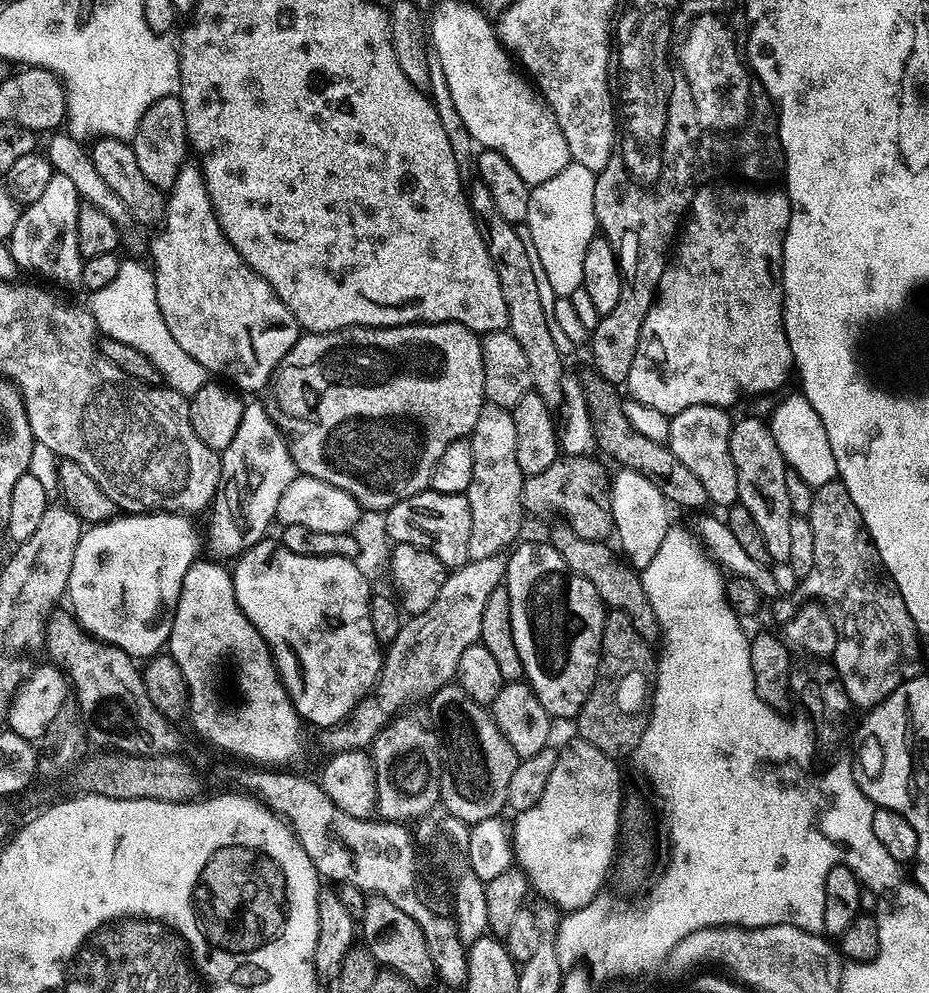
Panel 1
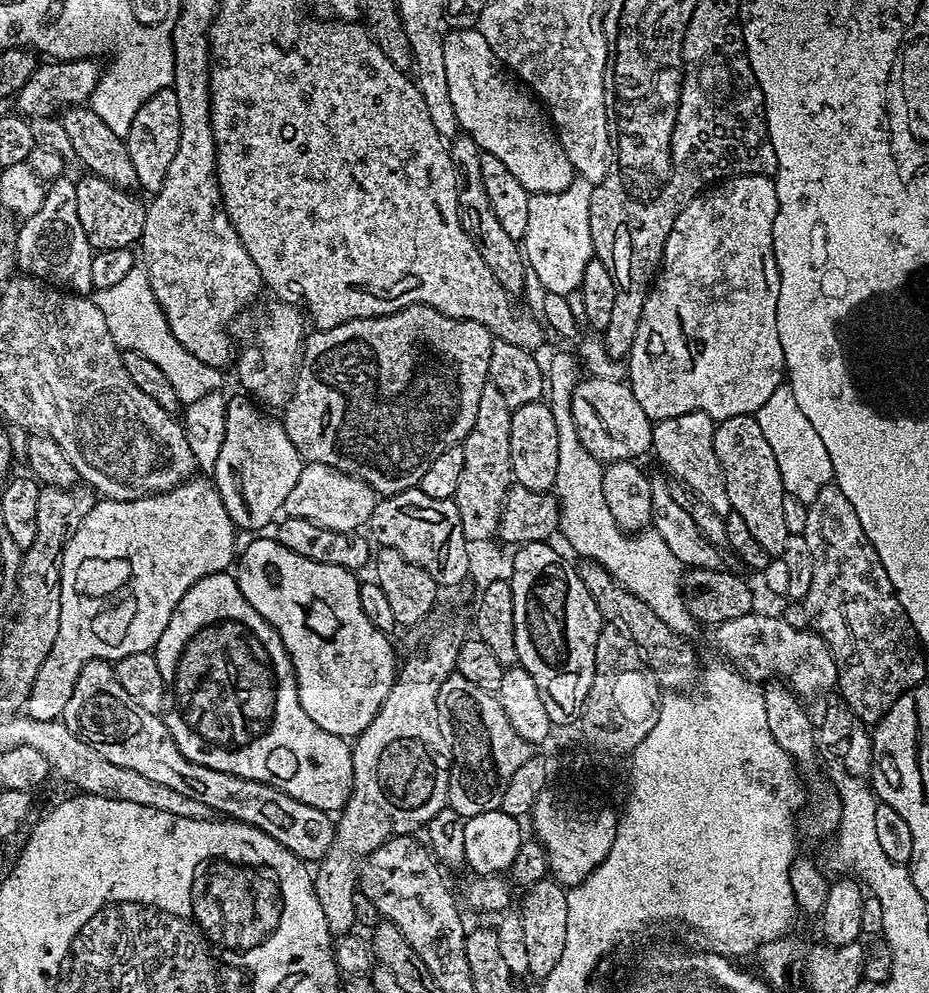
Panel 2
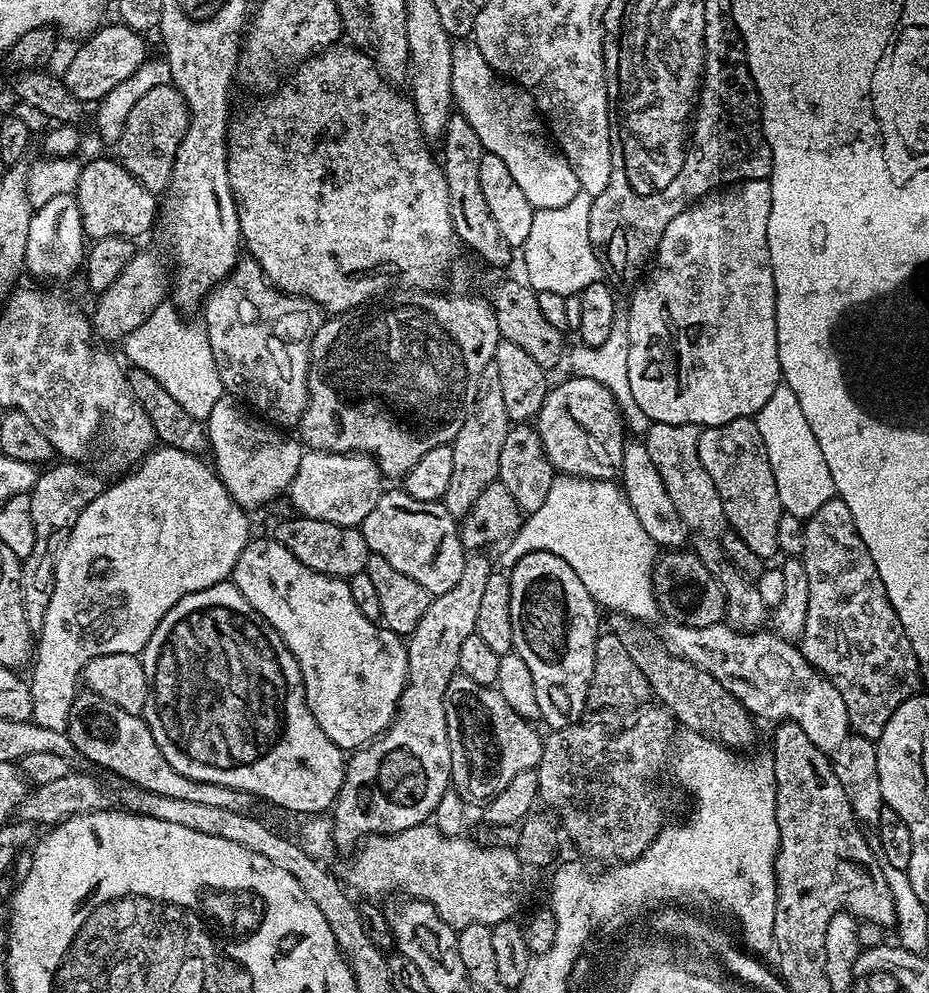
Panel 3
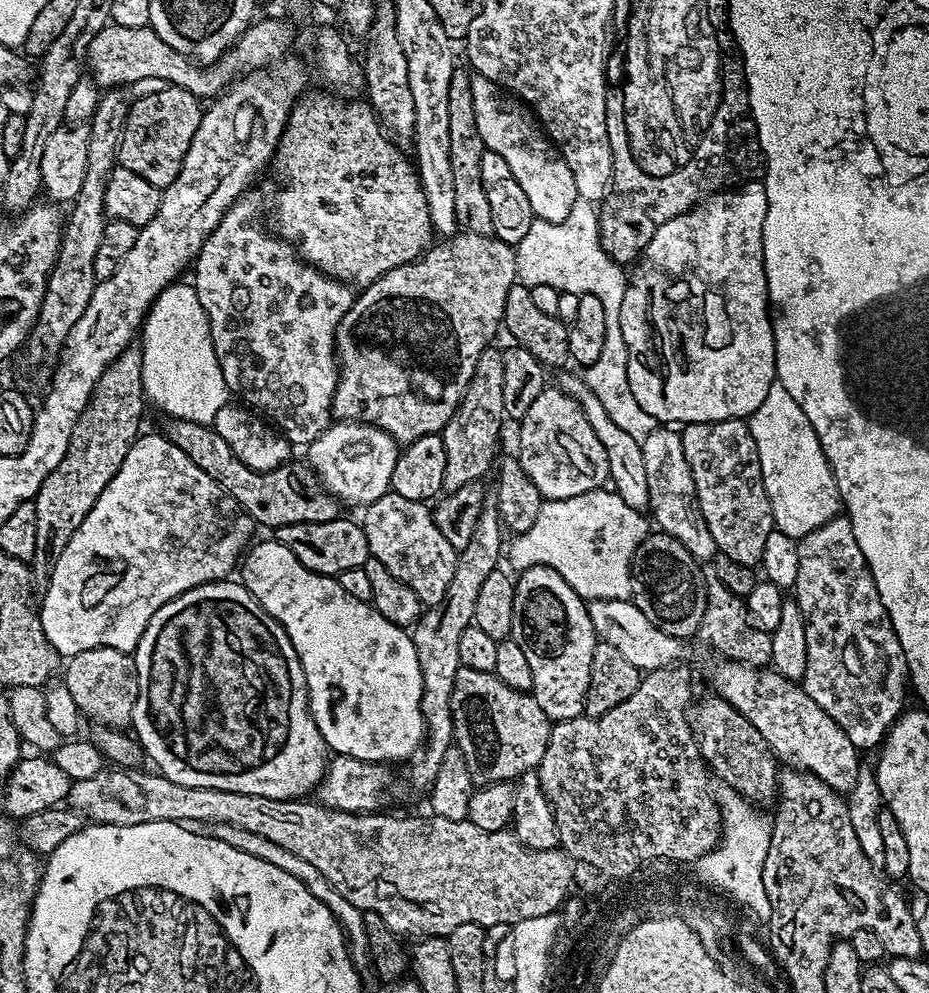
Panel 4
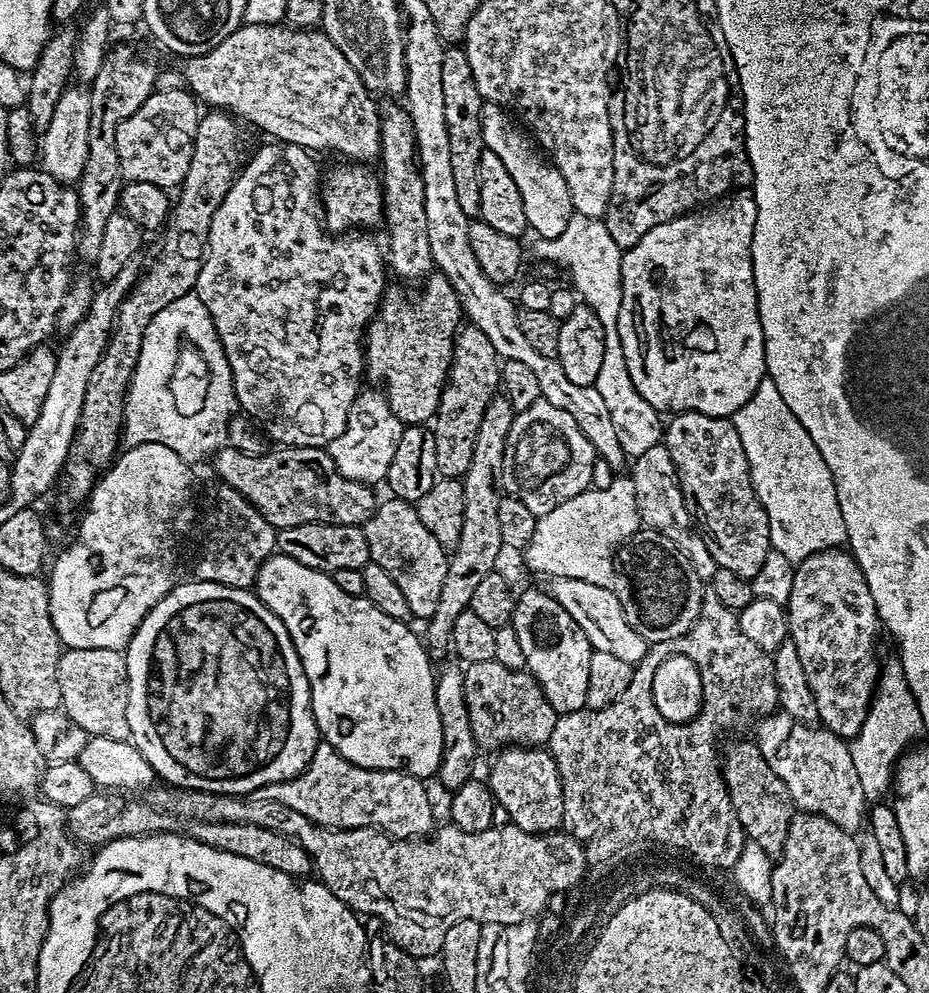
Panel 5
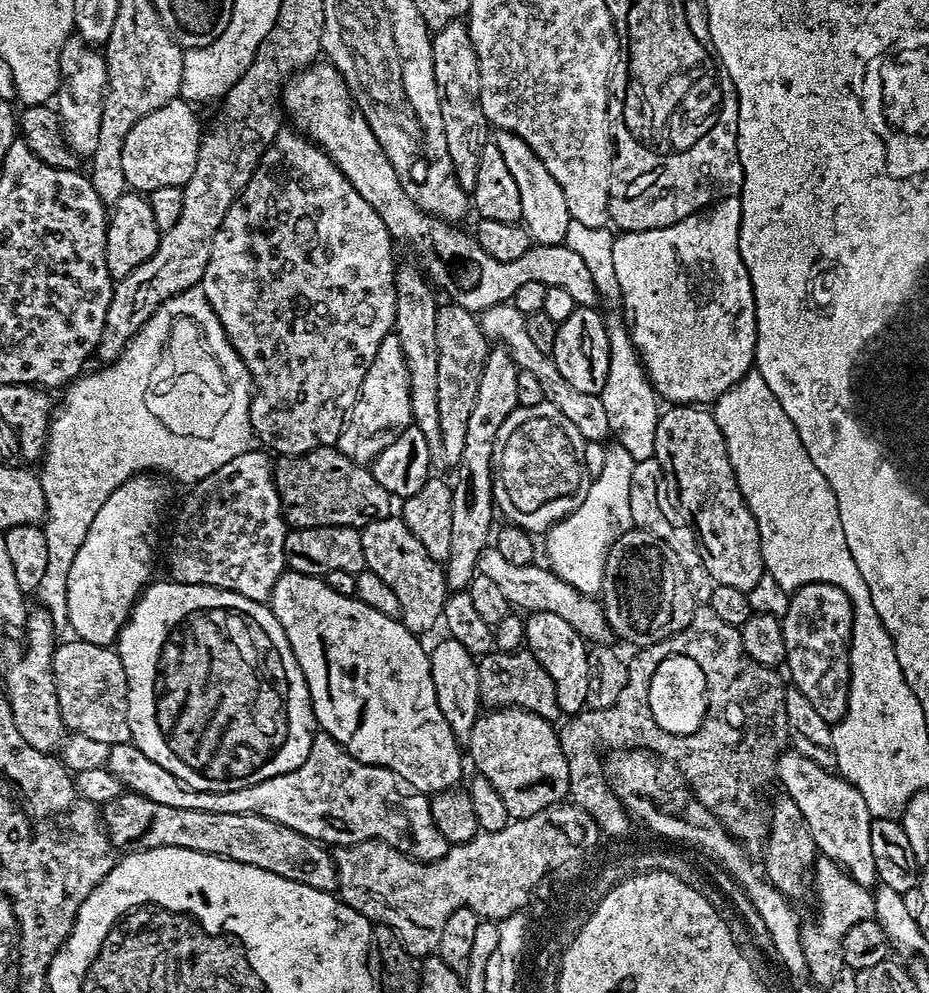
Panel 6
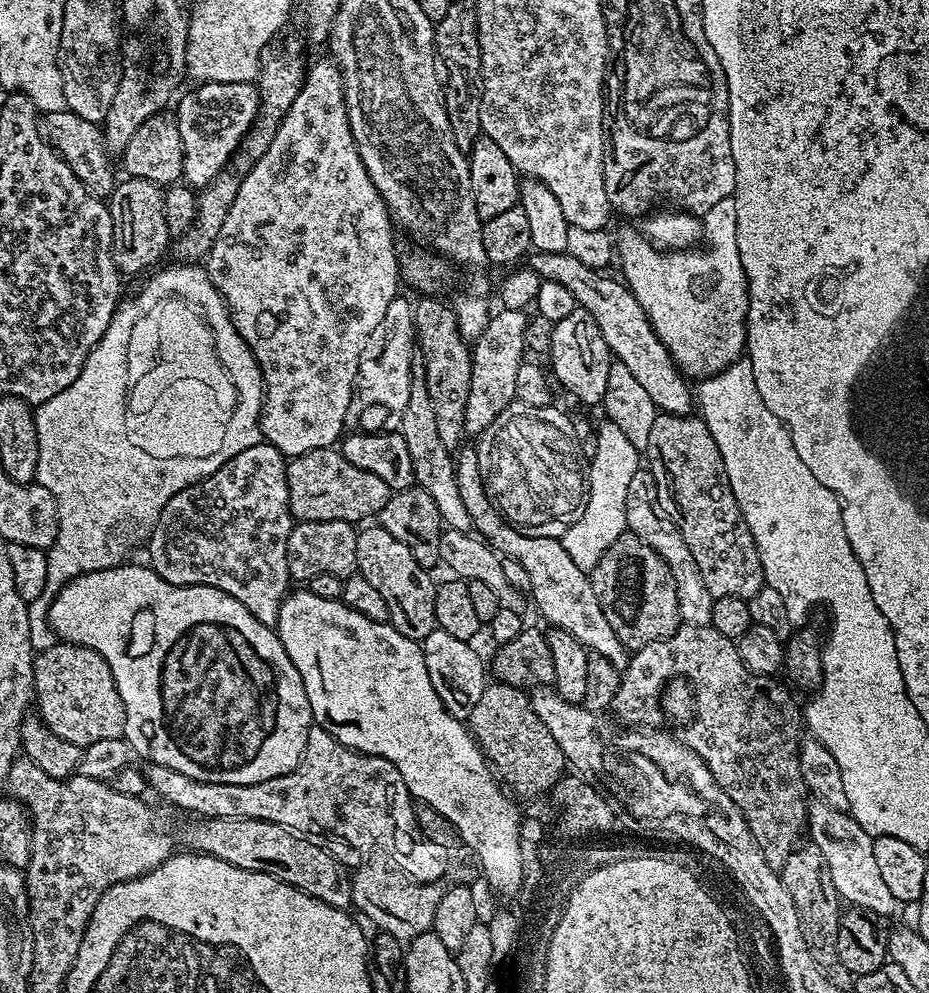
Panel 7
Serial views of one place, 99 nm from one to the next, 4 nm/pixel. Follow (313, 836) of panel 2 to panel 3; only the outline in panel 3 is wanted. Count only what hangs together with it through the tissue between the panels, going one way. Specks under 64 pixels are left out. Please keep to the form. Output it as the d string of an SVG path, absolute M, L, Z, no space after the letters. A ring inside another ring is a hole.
M81 691L74 698L74 706L70 706L70 718L66 729L72 739L72 747L80 752L92 764L121 776L121 781L144 788L154 794L166 794L170 798L182 798L186 802L199 802L205 806L219 806L225 810L238 810L247 813L254 797L249 792L239 792L217 784L199 784L197 780L186 778L162 758L158 742L154 742L154 734L150 730L148 720L143 715L135 716L114 702L106 702L106 698L97 692Z

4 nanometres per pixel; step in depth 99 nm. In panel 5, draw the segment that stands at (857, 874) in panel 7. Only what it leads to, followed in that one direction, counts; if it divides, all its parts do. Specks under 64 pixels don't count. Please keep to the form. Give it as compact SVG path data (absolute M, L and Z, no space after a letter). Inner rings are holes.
M783 710L761 720L764 721L756 728L755 743L762 750L762 758L770 762L770 770L786 782L797 809L815 812L842 830L859 833L860 824L862 828L866 820L866 801L858 770L854 770L851 747L827 728L802 724Z

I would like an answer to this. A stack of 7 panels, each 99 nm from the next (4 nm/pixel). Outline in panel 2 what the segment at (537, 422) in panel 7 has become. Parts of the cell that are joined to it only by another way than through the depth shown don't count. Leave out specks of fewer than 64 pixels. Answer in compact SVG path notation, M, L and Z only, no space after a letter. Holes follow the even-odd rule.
M592 376L588 380L587 377L581 379L574 393L574 419L580 438L593 456L608 462L635 461L652 448L654 421L638 406L631 387L620 380L611 380L608 376Z

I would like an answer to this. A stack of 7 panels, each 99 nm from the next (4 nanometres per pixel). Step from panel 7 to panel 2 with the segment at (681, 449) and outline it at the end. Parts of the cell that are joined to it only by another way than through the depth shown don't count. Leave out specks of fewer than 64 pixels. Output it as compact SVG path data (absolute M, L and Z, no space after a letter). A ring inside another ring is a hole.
M755 415L735 416L719 421L714 434L714 454L718 458L720 469L724 471L724 485L726 494L730 494L732 511L742 514L742 519L746 522L746 527L750 529L750 534L754 534L756 541L773 558L783 557L790 535L786 526L786 517L782 515L782 502L786 493L782 474L778 474L778 461L774 458L774 450L770 450L770 442L766 442L766 434L762 434L762 426L758 426Z

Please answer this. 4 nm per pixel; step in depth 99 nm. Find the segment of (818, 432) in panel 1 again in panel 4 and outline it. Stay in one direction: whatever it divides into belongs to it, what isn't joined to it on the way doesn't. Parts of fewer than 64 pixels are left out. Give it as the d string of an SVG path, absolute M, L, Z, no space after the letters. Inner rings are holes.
M779 382L772 384L770 394L766 394L766 402L762 402L762 406L758 406L758 410L754 410L754 414L747 417L746 423L754 438L754 446L758 450L758 462L762 466L762 482L770 498L775 531L786 534L791 540L798 542L806 534L818 530L818 526L826 526L826 522L841 515L842 501L838 482L822 450L822 442L818 442L818 434L814 434L810 418L802 414L802 406L798 406L798 402L790 398L786 386L782 386Z

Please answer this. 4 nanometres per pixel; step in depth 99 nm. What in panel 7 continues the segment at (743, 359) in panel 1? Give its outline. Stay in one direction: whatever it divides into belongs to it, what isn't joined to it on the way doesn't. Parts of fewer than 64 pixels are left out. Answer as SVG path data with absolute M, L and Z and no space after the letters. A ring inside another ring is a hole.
M729 198L718 202L714 206L710 206L710 210L704 213L702 217L702 240L703 243L708 243L708 248L702 249L701 252L696 252L697 250L661 250L647 236L639 231L636 232L622 233L620 242L618 238L618 262L620 258L620 268L624 271L622 279L634 294L634 298L638 298L638 306L642 306L650 326L654 330L654 334L658 334L662 346L666 346L666 350L672 355L672 361L676 363L677 368L684 373L685 377L707 378L709 376L717 376L719 372L725 372L734 361L741 359L745 355L748 334L748 280L744 277L742 258L738 258L738 214L736 213L735 199Z

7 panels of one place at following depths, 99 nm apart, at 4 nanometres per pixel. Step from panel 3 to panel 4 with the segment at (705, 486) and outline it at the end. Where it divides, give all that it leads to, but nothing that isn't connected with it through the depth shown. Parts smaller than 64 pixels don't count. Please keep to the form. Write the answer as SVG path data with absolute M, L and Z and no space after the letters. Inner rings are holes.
M672 426L656 427L642 443L642 459L646 465L648 508L652 512L654 524L656 519L655 527L682 542L682 546L690 550L695 560L711 561L718 549L696 497L694 474L690 474L690 462L686 462L686 450L682 448L680 432Z

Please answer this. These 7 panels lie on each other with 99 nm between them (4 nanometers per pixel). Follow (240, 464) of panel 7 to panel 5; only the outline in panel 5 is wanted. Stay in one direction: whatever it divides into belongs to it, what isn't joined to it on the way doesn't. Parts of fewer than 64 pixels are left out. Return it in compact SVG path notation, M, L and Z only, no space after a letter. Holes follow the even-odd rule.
M223 486L217 489L216 509L213 510L212 517L208 520L208 529L204 532L204 545L201 546L200 557L196 560L195 579L225 584L231 588L251 589L258 578L258 570L262 570L264 563L277 551L277 529L273 528L270 522L266 522L260 511L236 490Z

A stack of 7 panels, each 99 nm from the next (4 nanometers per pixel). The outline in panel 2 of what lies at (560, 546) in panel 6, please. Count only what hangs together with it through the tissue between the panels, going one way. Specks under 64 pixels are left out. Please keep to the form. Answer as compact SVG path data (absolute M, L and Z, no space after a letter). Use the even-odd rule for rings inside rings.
M560 352L546 364L546 380L550 385L550 403L554 422L558 422L558 474L555 495L560 495L560 528L577 557L596 560L619 584L629 588L635 596L672 632L688 634L694 618L688 612L682 591L682 565L662 542L655 530L635 533L634 538L614 520L603 496L604 468L601 461L584 446L574 419L574 393L582 379L580 364L568 352Z

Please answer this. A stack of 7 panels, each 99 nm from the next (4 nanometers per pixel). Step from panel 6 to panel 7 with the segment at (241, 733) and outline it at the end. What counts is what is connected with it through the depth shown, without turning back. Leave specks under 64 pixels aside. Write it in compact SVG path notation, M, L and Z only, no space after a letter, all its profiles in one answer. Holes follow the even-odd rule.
M129 563L127 566L117 566L115 568L103 568L97 572L83 572L80 576L76 576L73 580L69 580L67 584L63 585L58 595L53 596L52 604L48 607L48 625L52 627L52 633L56 636L57 641L70 644L85 644L98 654L102 654L102 658L106 658L106 662L114 674L114 682L118 686L118 694L124 703L126 722L124 723L123 739L128 741L129 749L131 749L135 755L137 752L138 755L145 756L145 761L153 764L161 764L162 766L170 766L170 770L178 770L178 774L186 774L186 778L197 780L198 782L261 784L270 778L278 778L282 774L293 772L293 770L299 766L301 758L304 757L304 751L308 745L308 731L314 726L314 721L312 719L312 711L310 710L310 702L306 698L306 686L302 686L302 678L298 674L294 662L290 662L290 658L282 646L280 637L276 635L273 629L268 628L262 622L258 622L258 618L254 618L254 614L250 614L250 610L246 610L246 606L242 606L242 602L238 602L238 598L230 598L230 594L226 594L222 590L211 588L210 586L202 586L201 584L171 584L163 580L156 572L153 572L151 567L144 566L144 568L139 568L138 565L131 564L132 563Z

